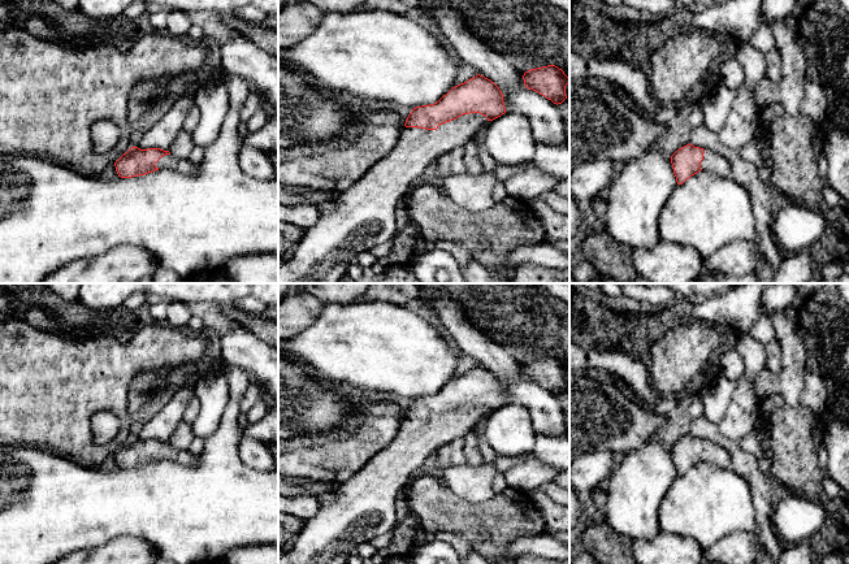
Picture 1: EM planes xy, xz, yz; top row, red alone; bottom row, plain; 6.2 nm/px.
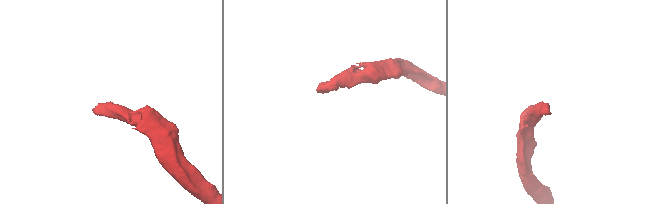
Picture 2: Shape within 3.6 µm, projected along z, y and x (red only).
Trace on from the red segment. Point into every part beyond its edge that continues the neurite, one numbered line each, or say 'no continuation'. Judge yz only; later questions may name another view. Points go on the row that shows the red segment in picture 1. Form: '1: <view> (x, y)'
1: yz (714, 163)

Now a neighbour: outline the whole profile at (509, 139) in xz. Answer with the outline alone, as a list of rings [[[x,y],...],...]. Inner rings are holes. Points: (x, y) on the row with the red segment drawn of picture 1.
[[[510,112],[490,121],[478,149],[507,166],[533,160],[536,140],[529,118],[521,113]]]

